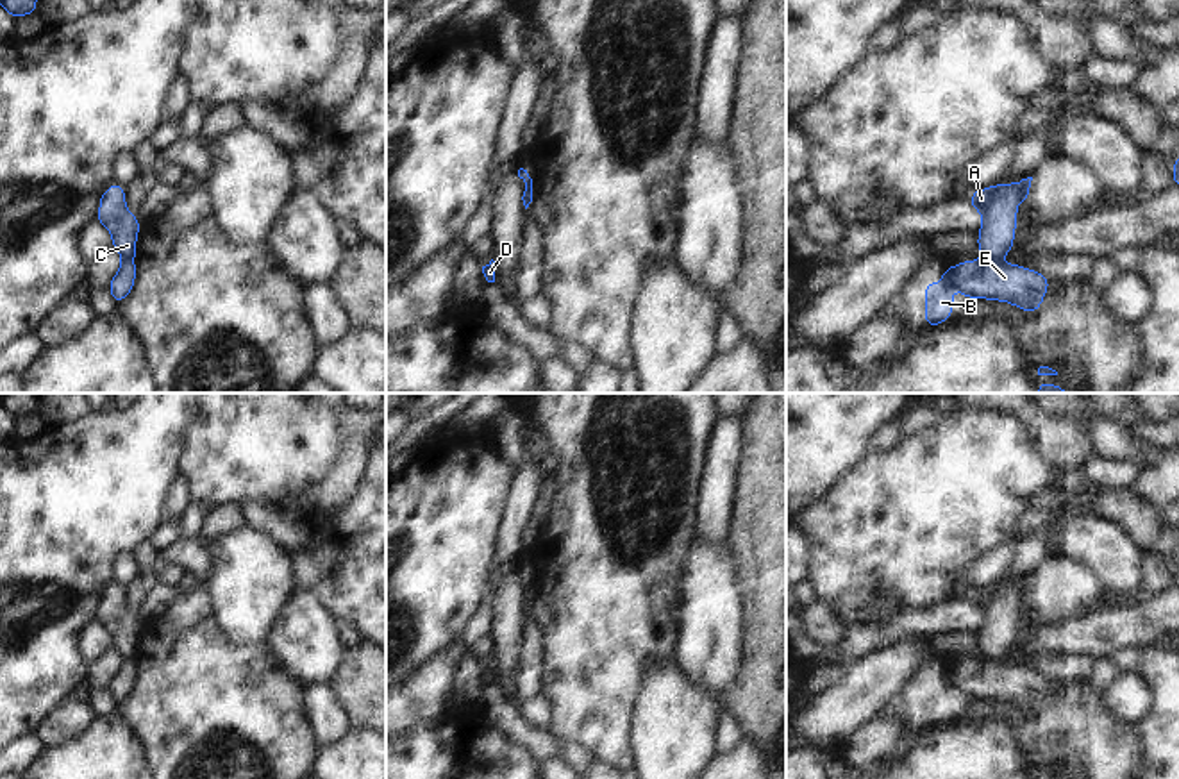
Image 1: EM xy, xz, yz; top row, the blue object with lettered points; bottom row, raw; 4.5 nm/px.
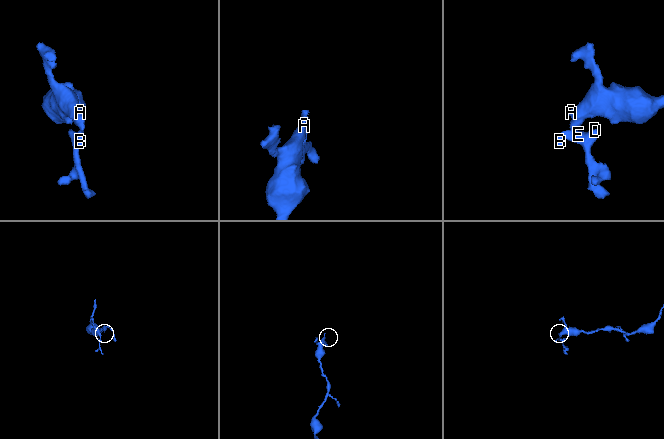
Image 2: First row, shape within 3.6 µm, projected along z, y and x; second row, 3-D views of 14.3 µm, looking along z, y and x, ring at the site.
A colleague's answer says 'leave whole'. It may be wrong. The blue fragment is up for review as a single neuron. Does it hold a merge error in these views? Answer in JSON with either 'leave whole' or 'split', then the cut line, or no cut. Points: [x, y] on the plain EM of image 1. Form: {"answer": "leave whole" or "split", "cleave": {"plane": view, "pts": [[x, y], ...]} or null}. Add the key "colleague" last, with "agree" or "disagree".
{"answer": "split", "cleave": {"plane": "yz", "pts": [[985, 660], [997, 661]]}, "colleague": "disagree"}

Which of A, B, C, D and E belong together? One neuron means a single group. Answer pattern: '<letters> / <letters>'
A C / B D E

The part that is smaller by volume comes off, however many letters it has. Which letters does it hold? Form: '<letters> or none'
B, D, E

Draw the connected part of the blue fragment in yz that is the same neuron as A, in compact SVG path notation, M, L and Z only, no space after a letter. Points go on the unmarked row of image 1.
M1033 577L1016 584L993 584L972 593L972 609L982 611L982 627L977 632L981 659L1000 661L1013 649L1018 602L1031 600L1031 581Z

